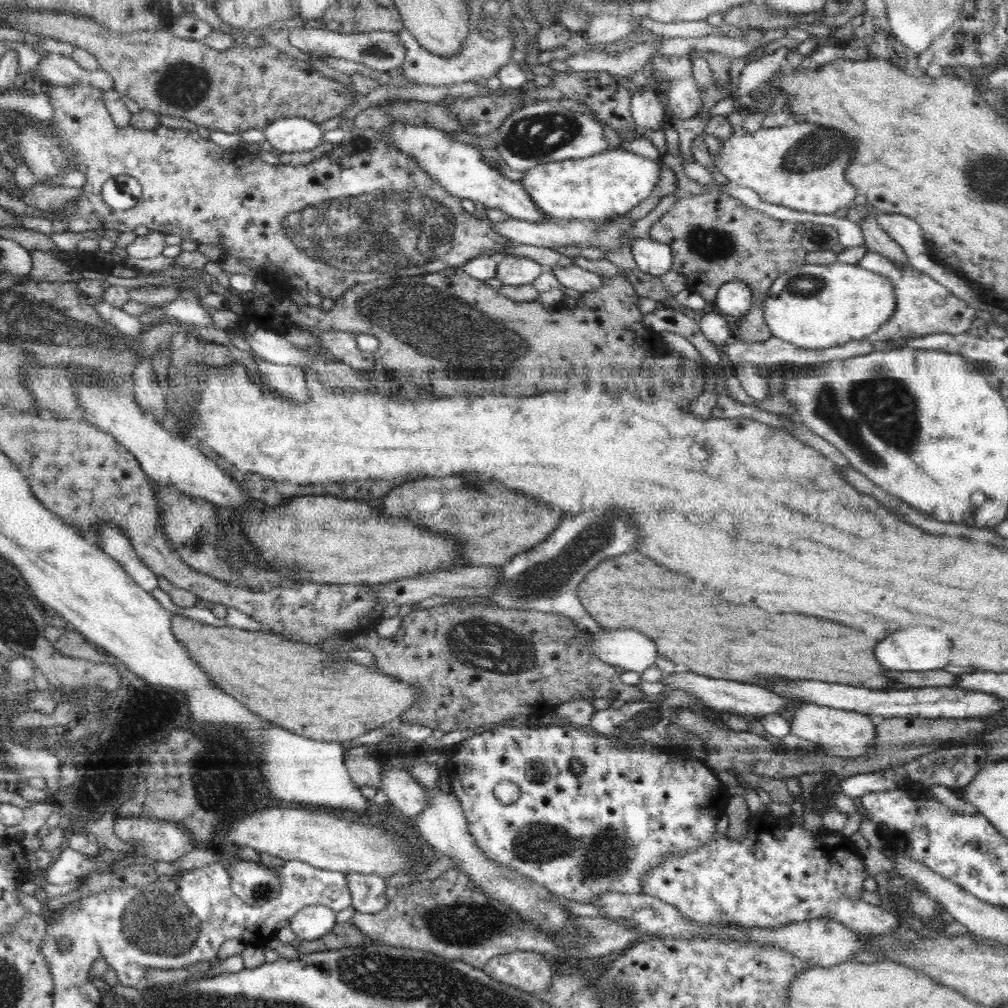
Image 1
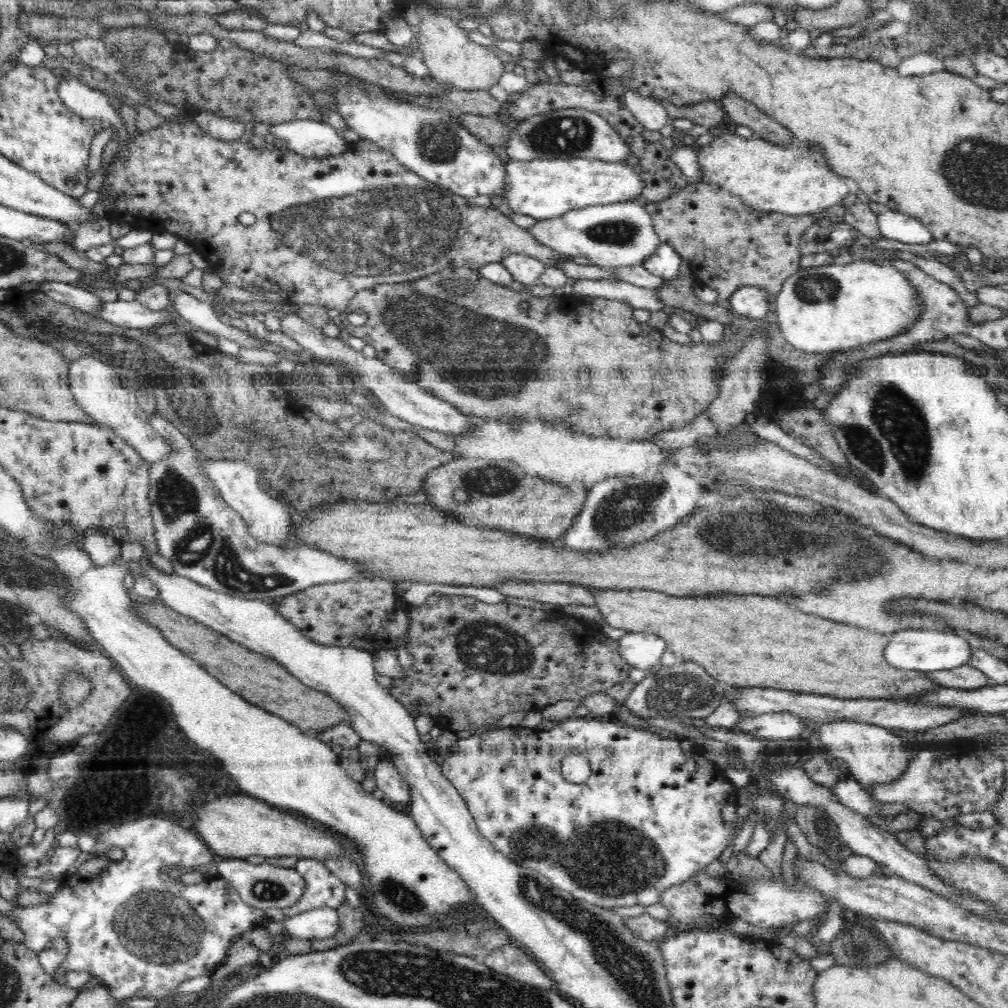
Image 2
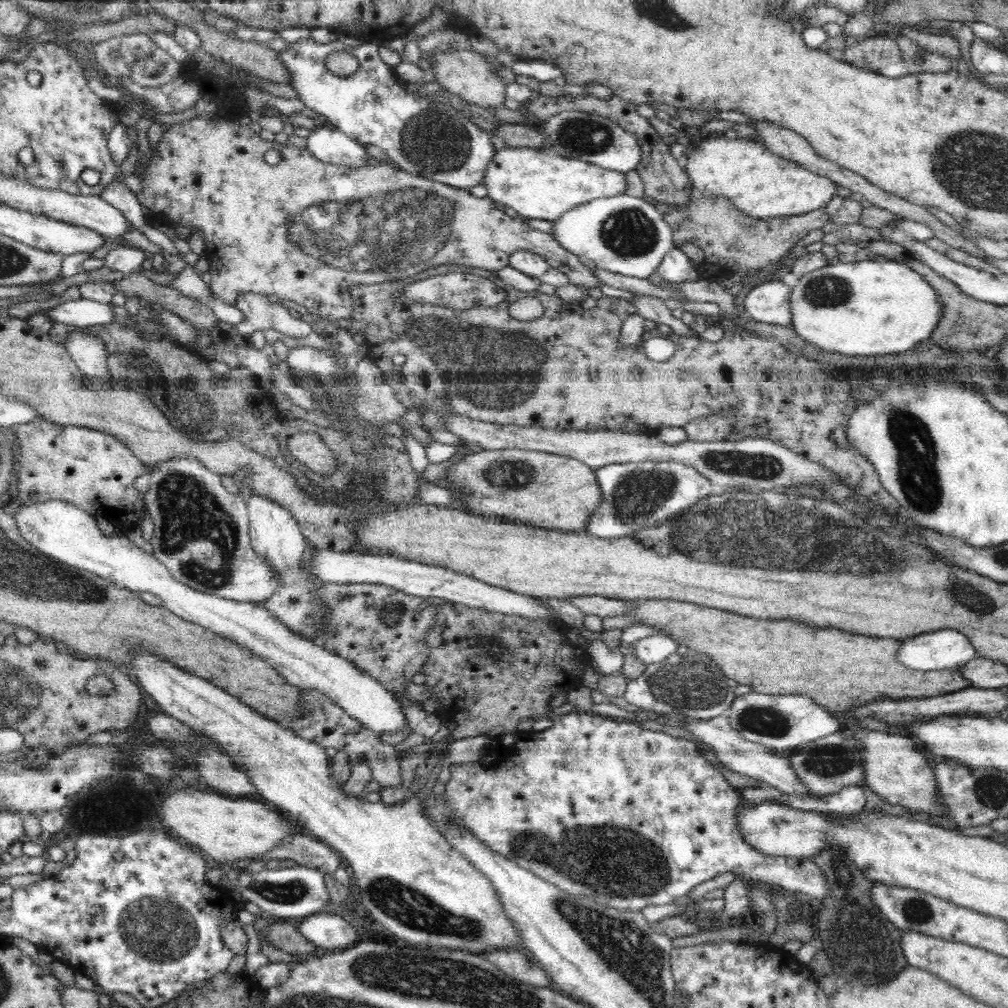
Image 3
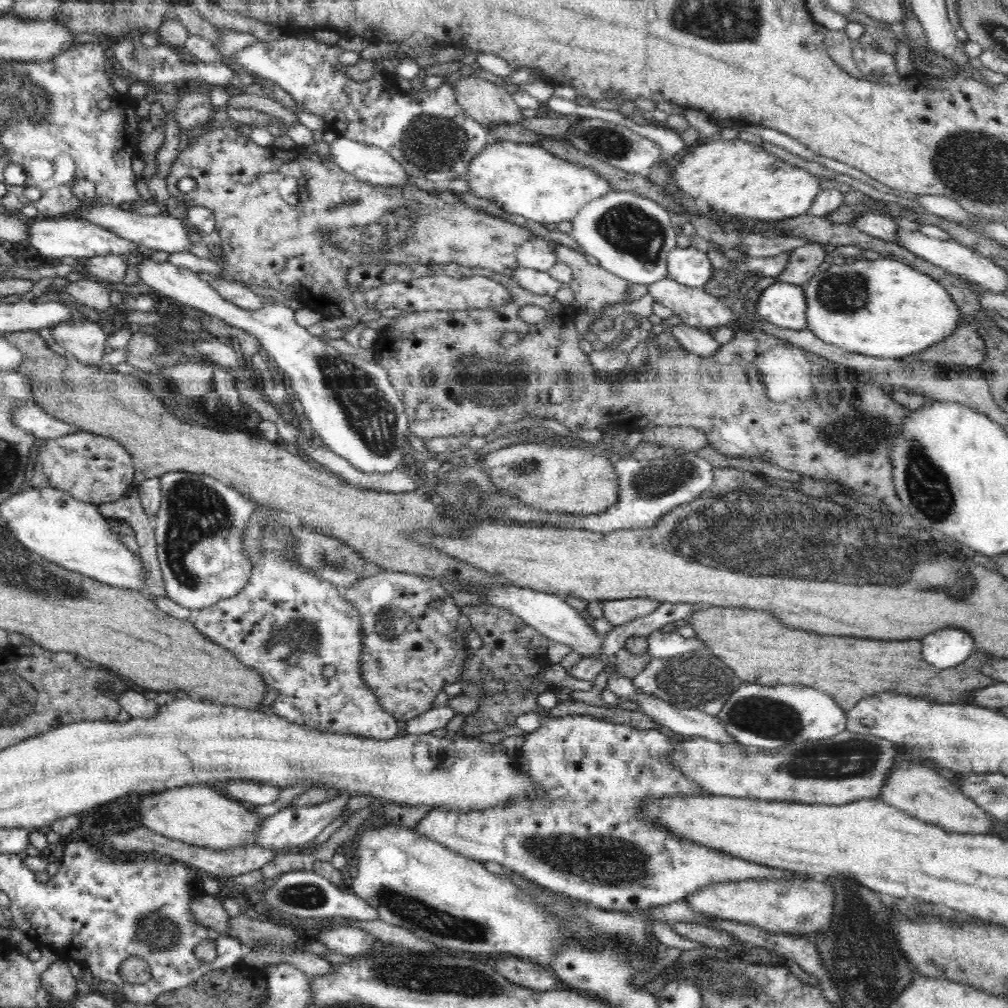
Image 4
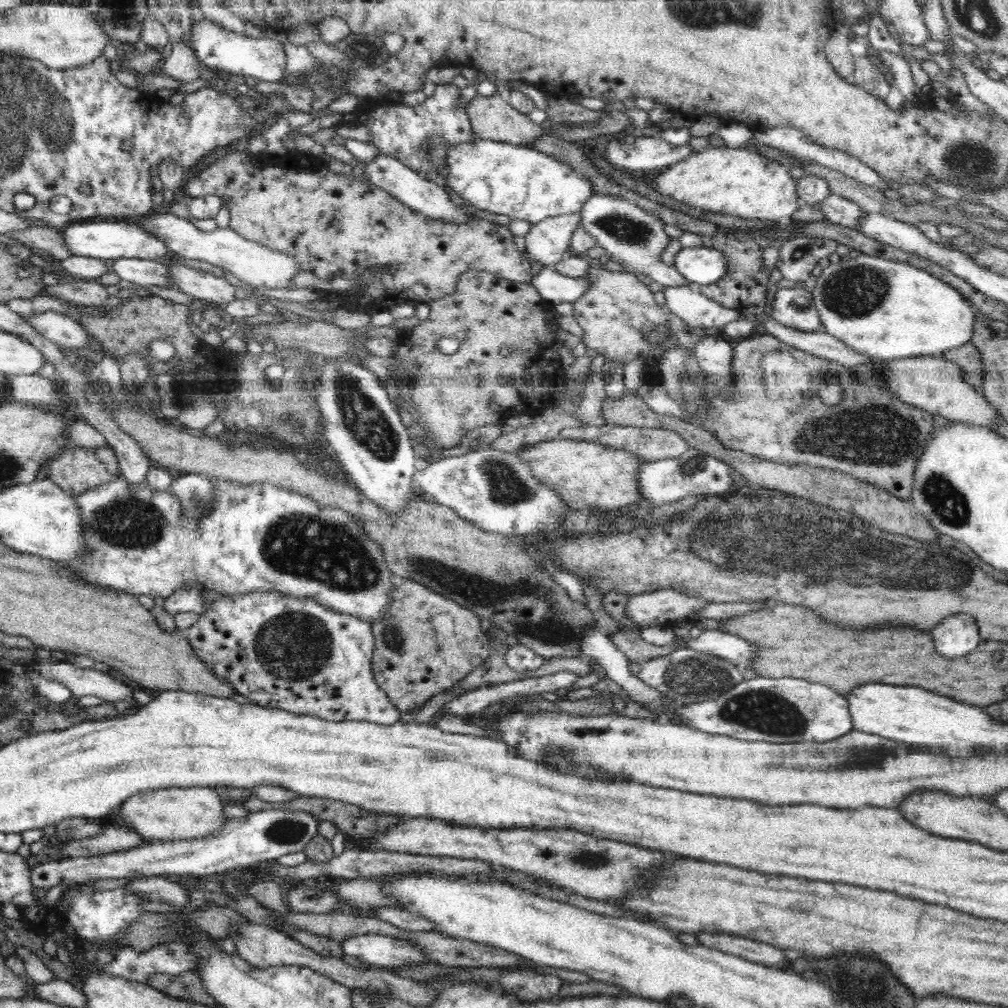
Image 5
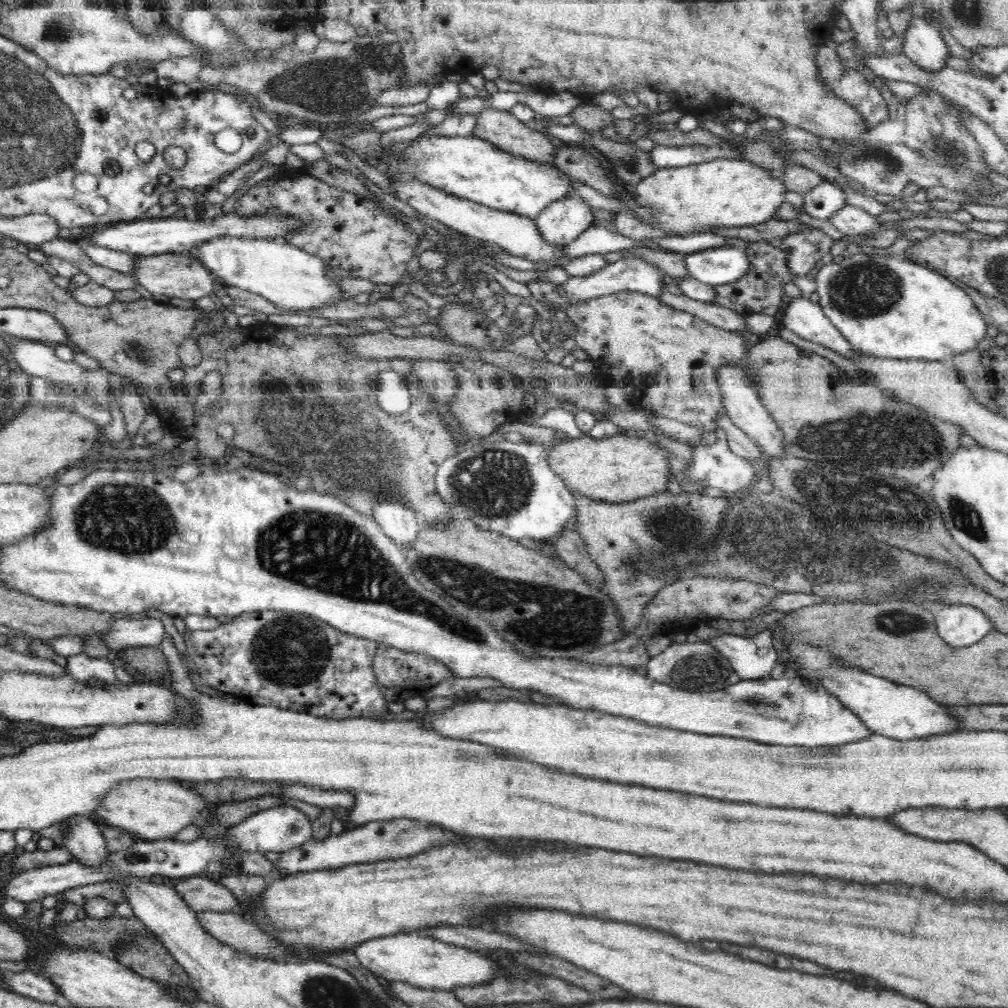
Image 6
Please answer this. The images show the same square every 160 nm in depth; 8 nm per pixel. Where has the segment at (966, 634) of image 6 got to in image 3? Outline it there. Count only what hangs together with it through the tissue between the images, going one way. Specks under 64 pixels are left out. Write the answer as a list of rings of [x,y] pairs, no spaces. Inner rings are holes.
[[[938,630],[902,640],[896,660],[912,670],[932,671],[960,667],[977,656],[970,640],[956,630]]]

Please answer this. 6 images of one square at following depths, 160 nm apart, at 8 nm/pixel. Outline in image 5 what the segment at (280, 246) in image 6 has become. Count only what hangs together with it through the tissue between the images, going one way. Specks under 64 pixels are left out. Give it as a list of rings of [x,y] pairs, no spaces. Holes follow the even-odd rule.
[[[165,208],[159,211],[154,210],[145,217],[122,221],[136,224],[138,227],[150,231],[154,237],[160,239],[167,246],[171,256],[210,263],[232,273],[233,276],[247,284],[256,286],[256,288],[262,288],[262,286],[287,288],[294,275],[302,271],[294,258],[280,250],[274,250],[266,244],[252,242],[229,227],[217,228],[214,232],[202,232],[188,220],[175,216]]]

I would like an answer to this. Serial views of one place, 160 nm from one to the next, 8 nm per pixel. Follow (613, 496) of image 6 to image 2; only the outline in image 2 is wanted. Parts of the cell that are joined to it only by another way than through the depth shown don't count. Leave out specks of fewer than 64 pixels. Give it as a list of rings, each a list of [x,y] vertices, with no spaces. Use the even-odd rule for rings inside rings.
[[[458,458],[447,462],[426,475],[423,492],[428,496],[425,503],[435,506],[466,526],[484,526],[536,540],[554,542],[573,525],[588,494],[585,486],[562,486],[536,476],[528,478],[518,464],[499,460],[492,462],[489,458]],[[456,490],[468,492],[468,500],[456,501]]]

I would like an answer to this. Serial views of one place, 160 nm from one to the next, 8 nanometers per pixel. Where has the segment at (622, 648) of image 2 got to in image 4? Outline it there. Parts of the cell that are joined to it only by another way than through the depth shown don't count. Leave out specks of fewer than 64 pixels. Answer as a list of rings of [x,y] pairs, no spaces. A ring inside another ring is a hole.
[[[660,630],[647,635],[647,653],[653,658],[670,658],[706,648],[707,644],[702,642],[697,636],[684,638],[679,633],[662,632]]]

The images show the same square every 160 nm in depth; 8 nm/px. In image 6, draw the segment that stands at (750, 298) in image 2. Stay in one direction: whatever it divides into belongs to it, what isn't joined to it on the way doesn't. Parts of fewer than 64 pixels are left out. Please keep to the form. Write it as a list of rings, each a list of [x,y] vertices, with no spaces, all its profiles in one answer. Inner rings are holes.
[[[805,295],[789,300],[785,310],[783,327],[796,333],[802,339],[821,344],[838,352],[844,358],[852,358],[858,351],[832,325],[822,307]]]

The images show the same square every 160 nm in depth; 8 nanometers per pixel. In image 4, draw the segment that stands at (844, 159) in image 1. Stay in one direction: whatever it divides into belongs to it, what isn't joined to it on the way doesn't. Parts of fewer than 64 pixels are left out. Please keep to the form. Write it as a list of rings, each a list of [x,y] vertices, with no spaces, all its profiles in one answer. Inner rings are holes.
[[[720,137],[708,139],[703,145],[693,148],[672,171],[676,187],[686,195],[702,203],[705,208],[714,208],[725,214],[748,220],[778,222],[803,215],[814,205],[822,191],[819,177],[801,167],[786,163],[779,157],[766,152],[762,146],[741,139],[722,140]]]

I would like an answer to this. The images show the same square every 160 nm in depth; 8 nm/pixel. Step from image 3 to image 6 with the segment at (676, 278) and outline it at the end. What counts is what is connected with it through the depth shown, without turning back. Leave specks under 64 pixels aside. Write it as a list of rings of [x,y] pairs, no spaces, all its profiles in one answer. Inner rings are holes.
[[[742,244],[699,251],[685,256],[688,275],[712,287],[745,278],[750,270],[750,261]]]

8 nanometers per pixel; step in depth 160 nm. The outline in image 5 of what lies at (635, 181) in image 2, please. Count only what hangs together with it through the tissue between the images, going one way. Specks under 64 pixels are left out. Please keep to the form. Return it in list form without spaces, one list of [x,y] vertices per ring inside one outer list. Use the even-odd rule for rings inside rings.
[[[476,138],[472,142],[462,142],[450,148],[446,152],[446,163],[449,175],[445,182],[462,199],[482,211],[506,214],[511,219],[526,221],[531,226],[546,218],[581,213],[583,205],[595,194],[590,180],[574,171],[568,163],[524,145]]]

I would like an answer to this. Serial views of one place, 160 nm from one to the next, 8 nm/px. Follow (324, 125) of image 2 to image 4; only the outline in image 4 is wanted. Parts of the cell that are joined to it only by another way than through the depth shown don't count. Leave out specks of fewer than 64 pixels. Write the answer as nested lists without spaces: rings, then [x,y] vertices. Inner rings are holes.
[[[338,135],[329,144],[331,160],[334,161],[342,170],[354,175],[360,181],[364,181],[378,186],[400,186],[411,183],[408,180],[408,173],[404,167],[394,157],[380,147],[365,145],[358,141],[353,141],[349,136]]]

